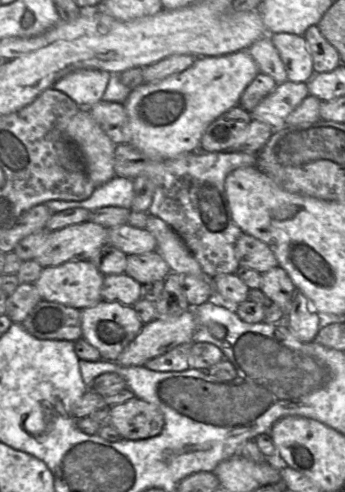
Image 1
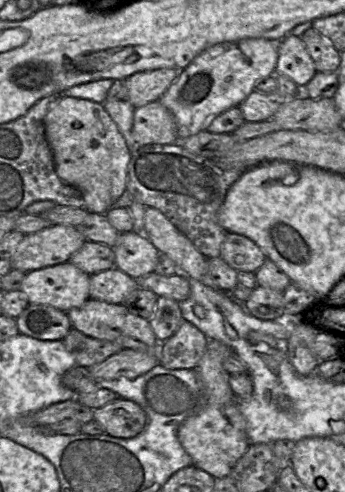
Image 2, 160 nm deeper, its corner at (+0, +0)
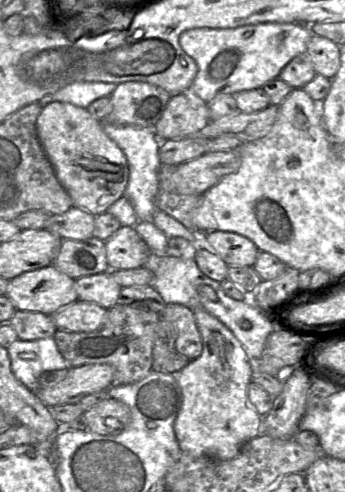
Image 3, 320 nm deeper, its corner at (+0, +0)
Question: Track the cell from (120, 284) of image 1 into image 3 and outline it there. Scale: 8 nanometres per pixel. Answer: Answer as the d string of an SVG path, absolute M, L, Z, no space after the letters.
M111 271L80 277L75 280L75 288L78 300L93 302L107 310L118 303L122 289Z

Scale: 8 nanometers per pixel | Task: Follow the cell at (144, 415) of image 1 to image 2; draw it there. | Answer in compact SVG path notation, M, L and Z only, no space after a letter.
M122 398L95 409L94 420L102 425L106 435L123 439L142 433L148 422L145 411L137 403Z

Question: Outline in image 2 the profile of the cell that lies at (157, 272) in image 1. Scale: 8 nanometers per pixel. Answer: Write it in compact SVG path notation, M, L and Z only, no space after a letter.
M142 232L120 233L113 246L115 267L133 279L153 273L160 252Z

